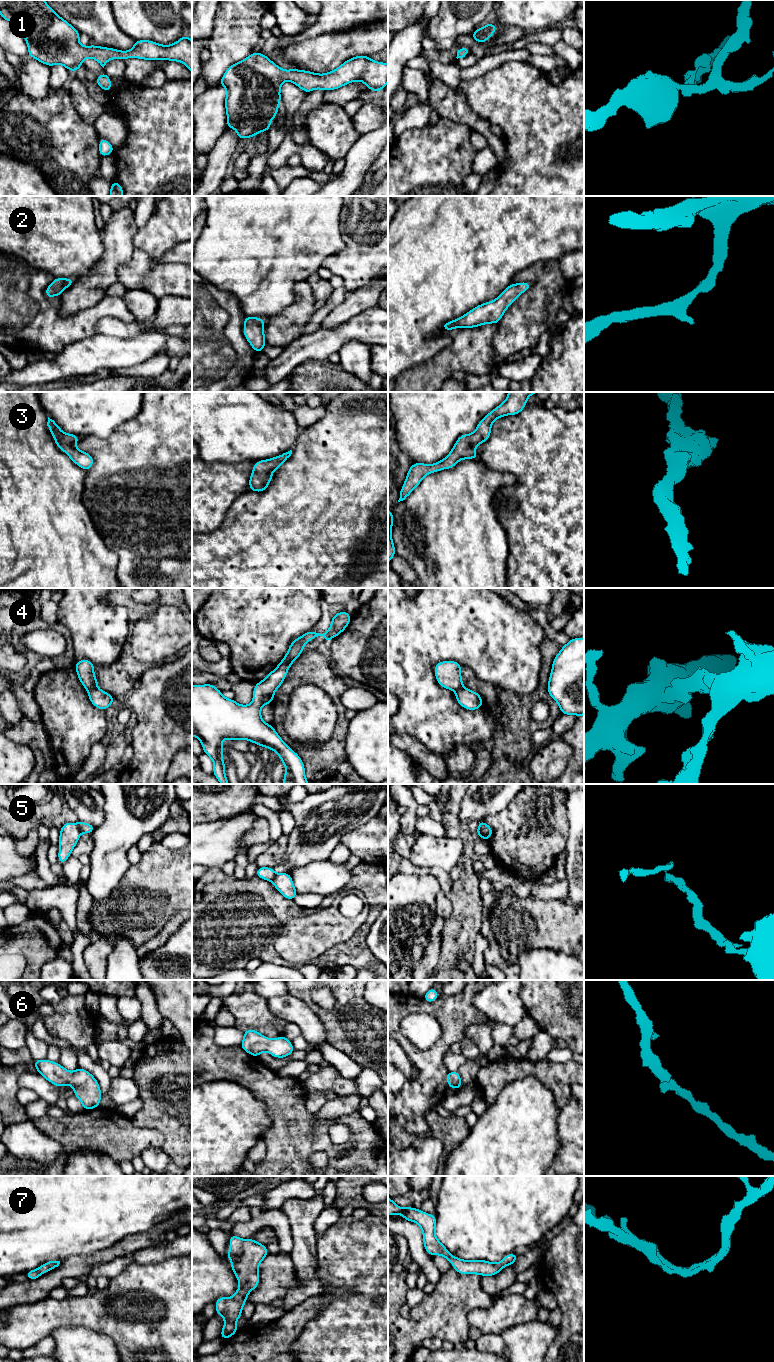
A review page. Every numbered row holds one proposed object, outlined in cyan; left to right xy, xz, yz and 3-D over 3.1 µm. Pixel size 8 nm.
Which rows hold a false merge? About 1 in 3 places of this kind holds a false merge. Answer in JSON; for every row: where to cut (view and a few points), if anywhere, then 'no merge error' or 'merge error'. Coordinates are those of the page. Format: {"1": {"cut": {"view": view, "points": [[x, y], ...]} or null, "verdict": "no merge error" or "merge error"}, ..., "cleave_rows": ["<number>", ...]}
{"1": {"cut": null, "verdict": "no merge error"}, "2": {"cut": null, "verdict": "no merge error"}, "3": {"cut": null, "verdict": "no merge error"}, "4": {"cut": {"view": "xz", "points": [[294, 658], [281, 662]]}, "verdict": "merge error"}, "5": {"cut": {"view": "xy", "points": [[76, 823], [80, 832]]}, "verdict": "merge error"}, "6": {"cut": null, "verdict": "no merge error"}, "7": {"cut": null, "verdict": "no merge error"}, "cleave_rows": ["4", "5"]}

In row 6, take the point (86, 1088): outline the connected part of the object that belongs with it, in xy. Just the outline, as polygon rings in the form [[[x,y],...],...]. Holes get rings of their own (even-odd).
[[[48,1059],[33,1060],[37,1072],[58,1088],[71,1085],[74,1095],[81,1101],[82,1108],[90,1110],[100,1106],[102,1092],[96,1078],[78,1067],[74,1072],[68,1071],[58,1062]]]

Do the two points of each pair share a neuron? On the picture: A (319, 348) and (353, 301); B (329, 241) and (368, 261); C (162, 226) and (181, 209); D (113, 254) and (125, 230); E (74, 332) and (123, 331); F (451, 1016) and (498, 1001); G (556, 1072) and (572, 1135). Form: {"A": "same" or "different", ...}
{"A": "different", "B": "different", "C": "same", "D": "same", "E": "different", "F": "different", "G": "different"}

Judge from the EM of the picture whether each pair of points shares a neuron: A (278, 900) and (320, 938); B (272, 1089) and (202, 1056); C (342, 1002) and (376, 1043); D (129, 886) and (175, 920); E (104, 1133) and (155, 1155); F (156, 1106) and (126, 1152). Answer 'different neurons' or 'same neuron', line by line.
A: different neurons
B: same neuron
C: same neuron
D: different neurons
E: different neurons
F: different neurons

